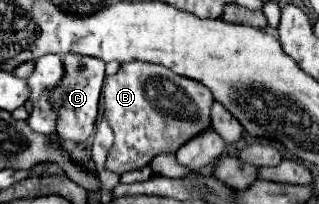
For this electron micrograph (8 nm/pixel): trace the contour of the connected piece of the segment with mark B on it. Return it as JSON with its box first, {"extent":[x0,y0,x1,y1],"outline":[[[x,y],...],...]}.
{"extent":[105,61,211,175],"outline":[[[129,61],[115,75],[105,77],[105,119],[113,127],[115,143],[107,155],[105,169],[123,175],[141,169],[155,155],[179,149],[189,137],[211,125],[211,91],[189,77],[175,75],[163,65]]]}

